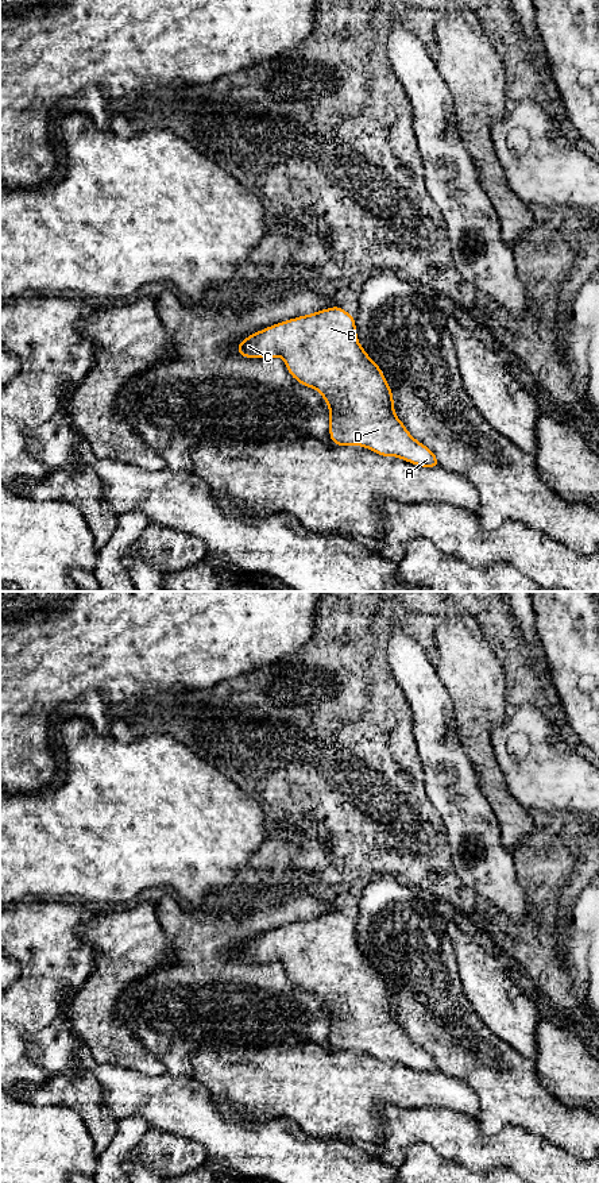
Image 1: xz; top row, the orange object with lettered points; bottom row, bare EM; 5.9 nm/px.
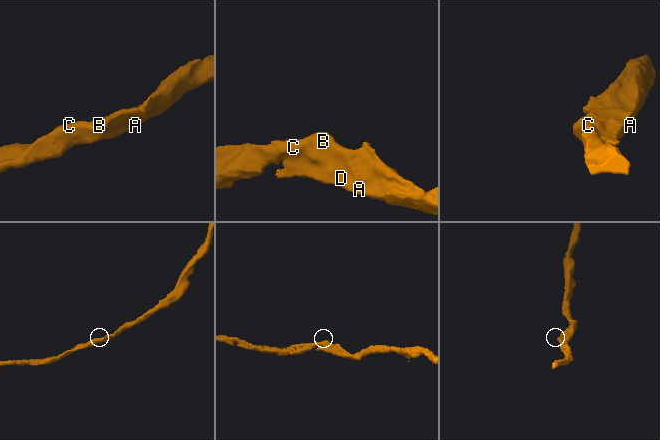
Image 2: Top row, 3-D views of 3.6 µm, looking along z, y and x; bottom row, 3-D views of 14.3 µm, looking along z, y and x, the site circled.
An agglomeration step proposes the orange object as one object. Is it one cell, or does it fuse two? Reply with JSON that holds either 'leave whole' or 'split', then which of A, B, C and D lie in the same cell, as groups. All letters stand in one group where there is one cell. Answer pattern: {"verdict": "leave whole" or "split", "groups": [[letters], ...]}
{"verdict": "leave whole", "groups": [["A", "B", "C", "D"]]}

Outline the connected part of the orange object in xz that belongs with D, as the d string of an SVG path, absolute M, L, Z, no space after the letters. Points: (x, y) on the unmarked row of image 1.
M341 912L281 926L258 936L237 951L244 963L281 962L301 990L316 994L329 1013L329 1041L336 1051L362 1051L380 1061L397 1061L421 1072L438 1072L434 1057L416 1045L394 1016L384 979L360 951L355 921Z

